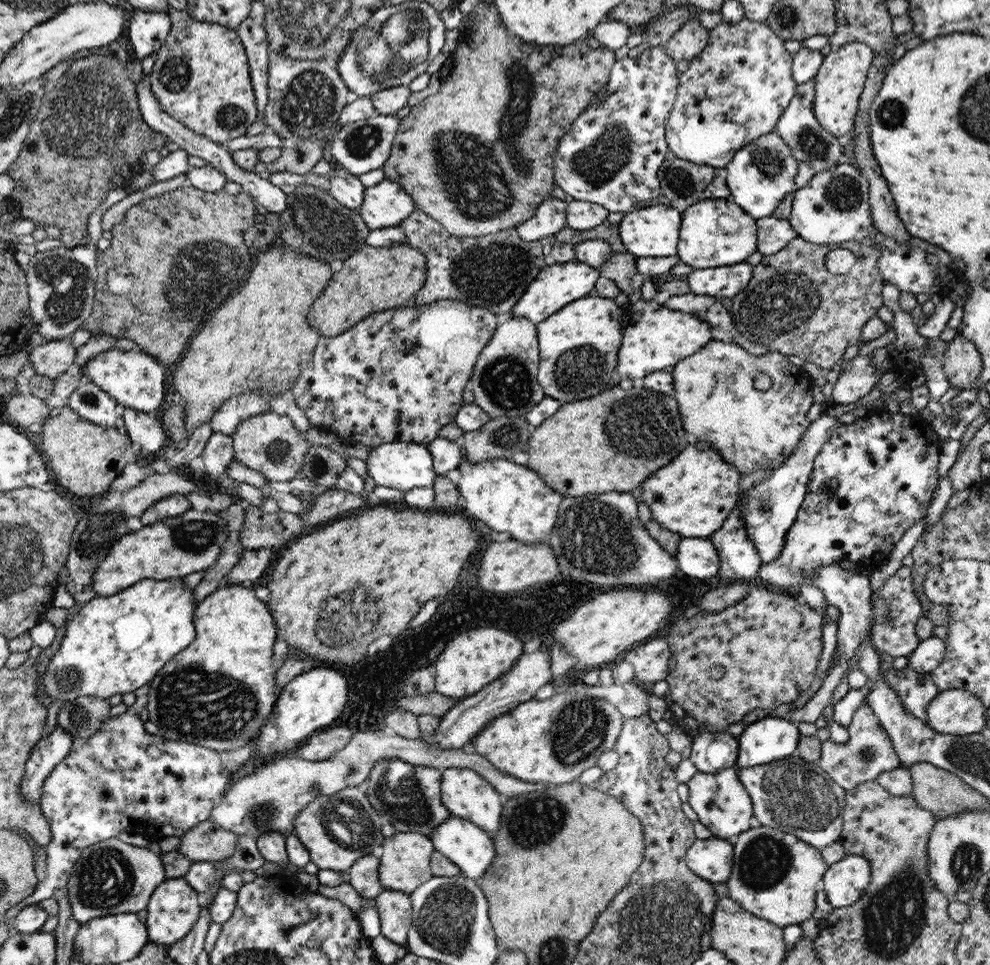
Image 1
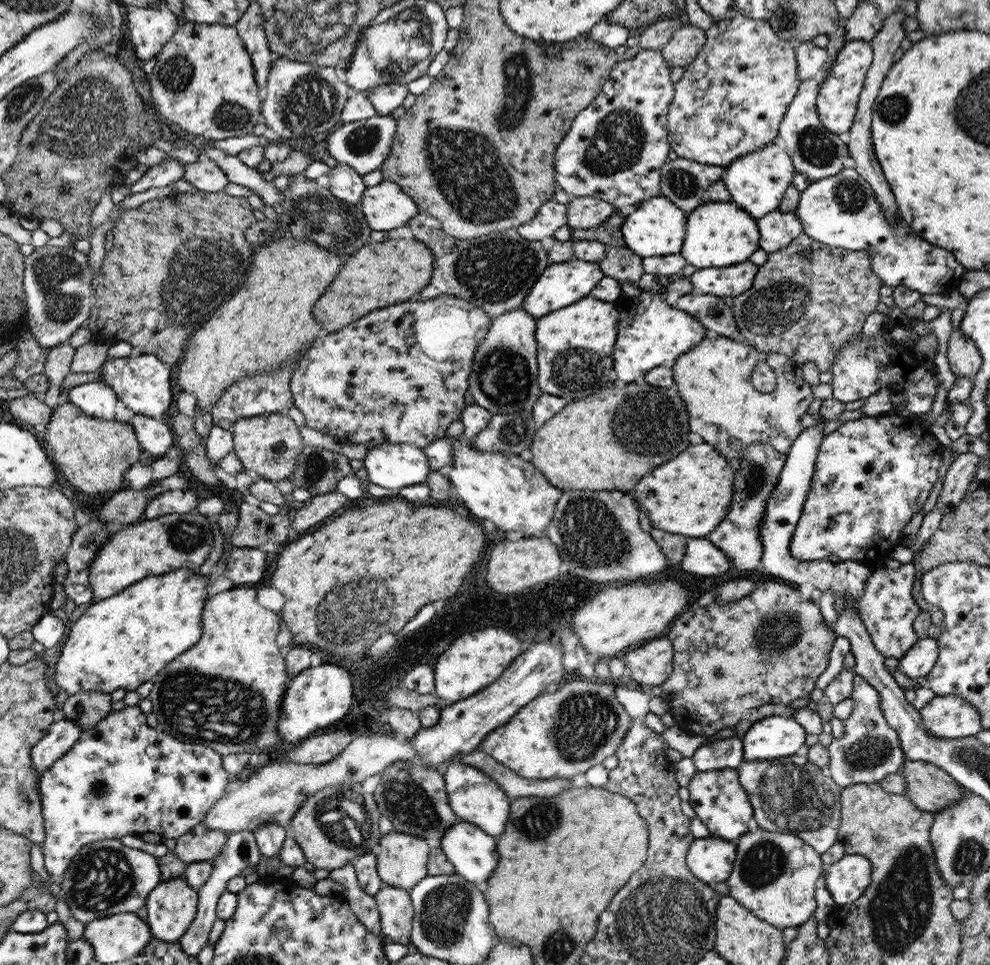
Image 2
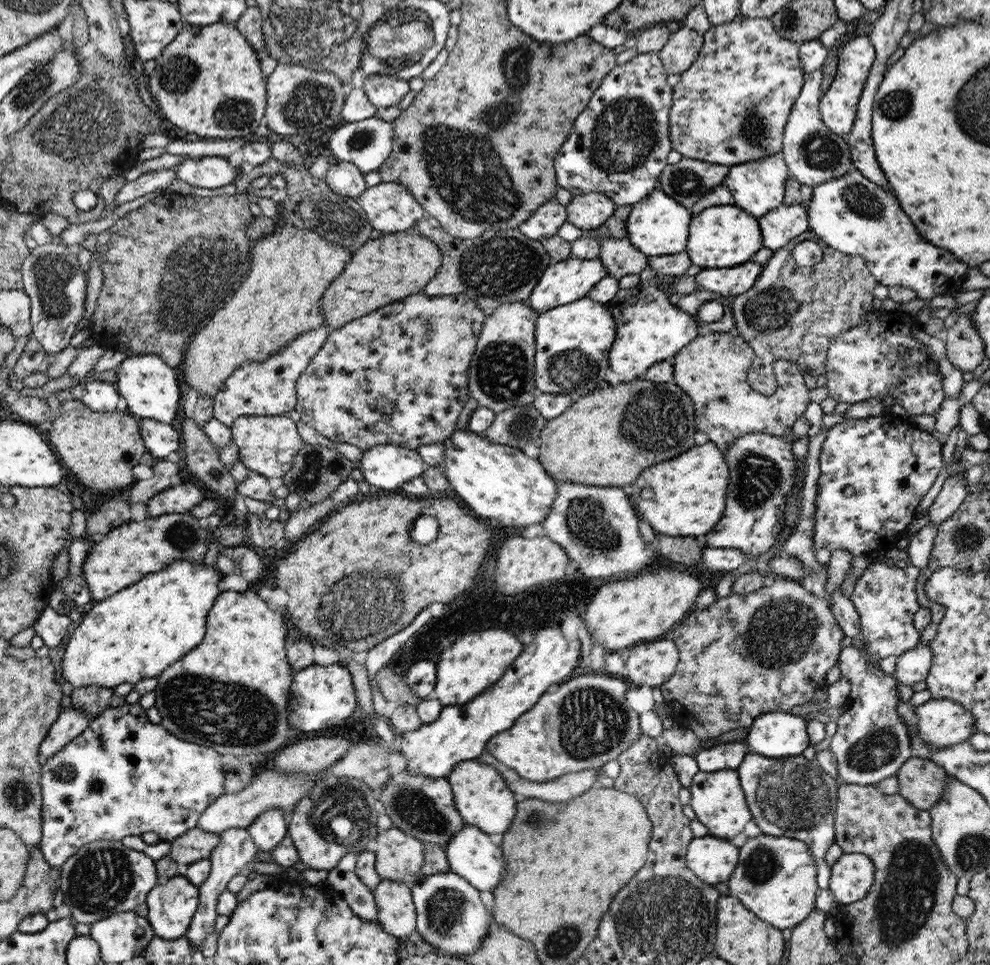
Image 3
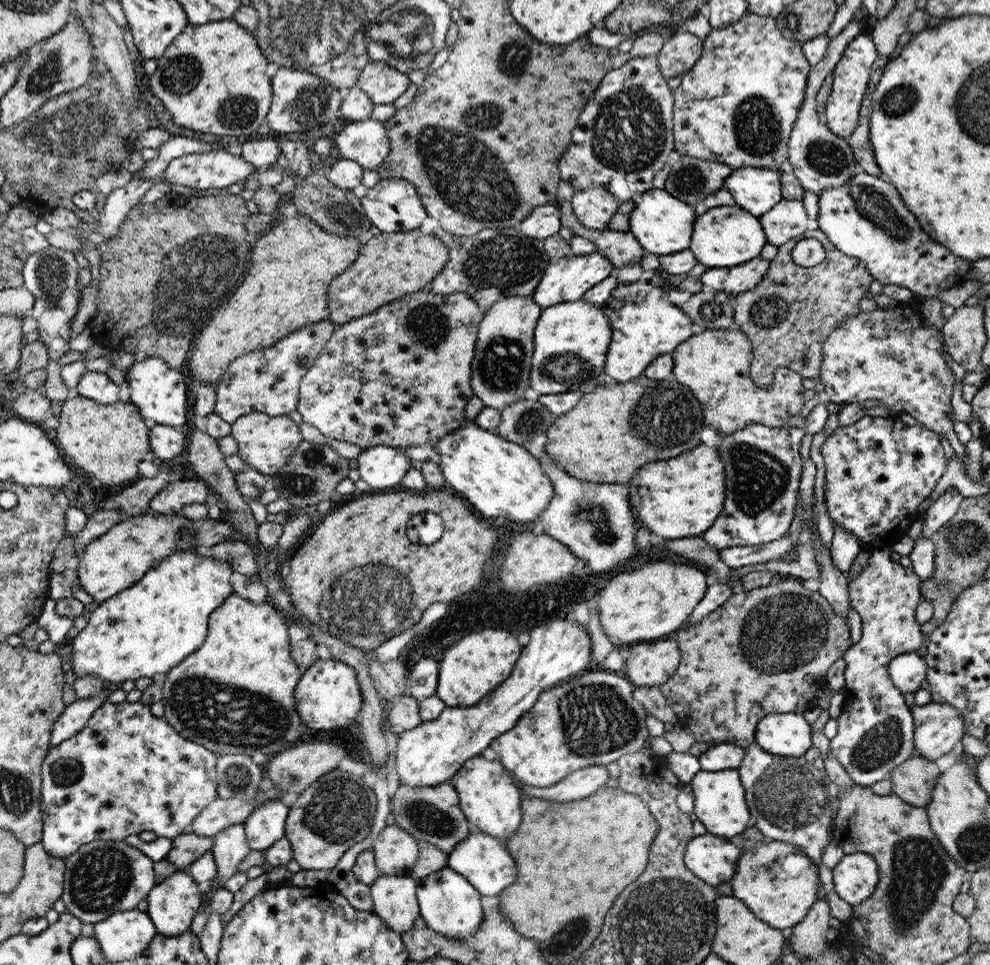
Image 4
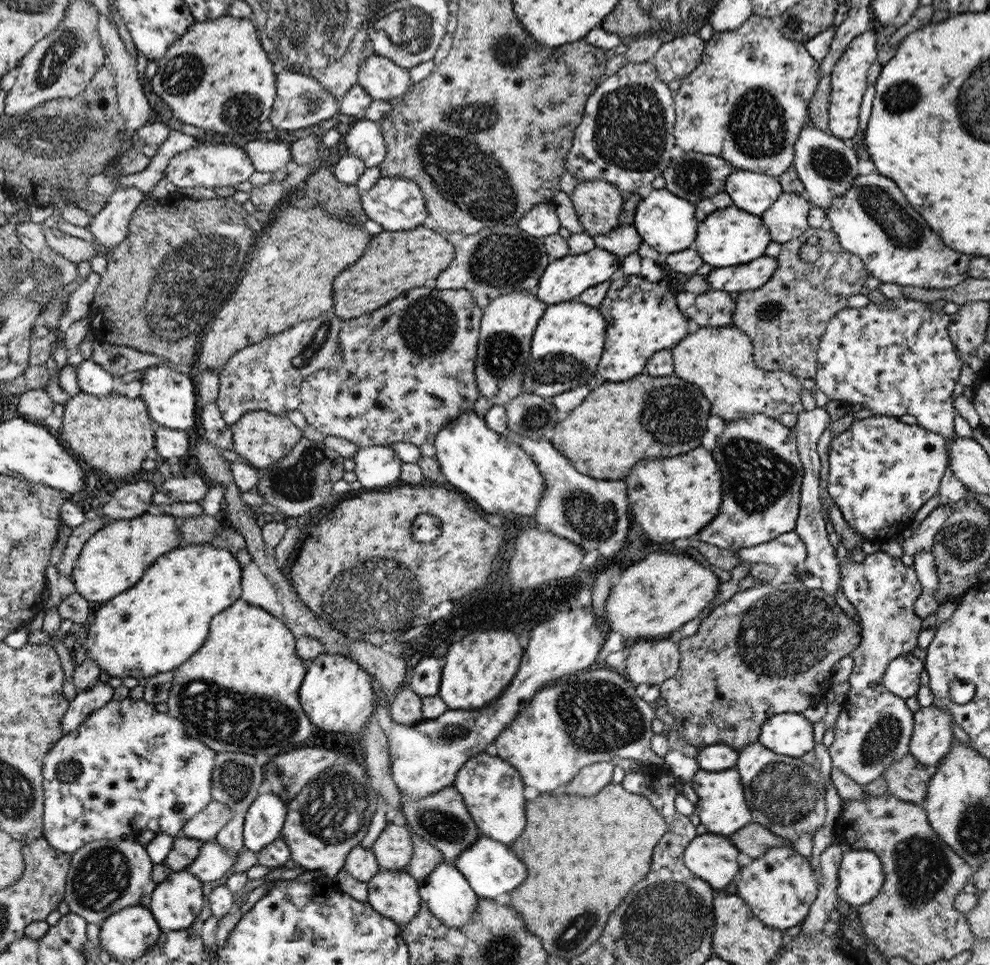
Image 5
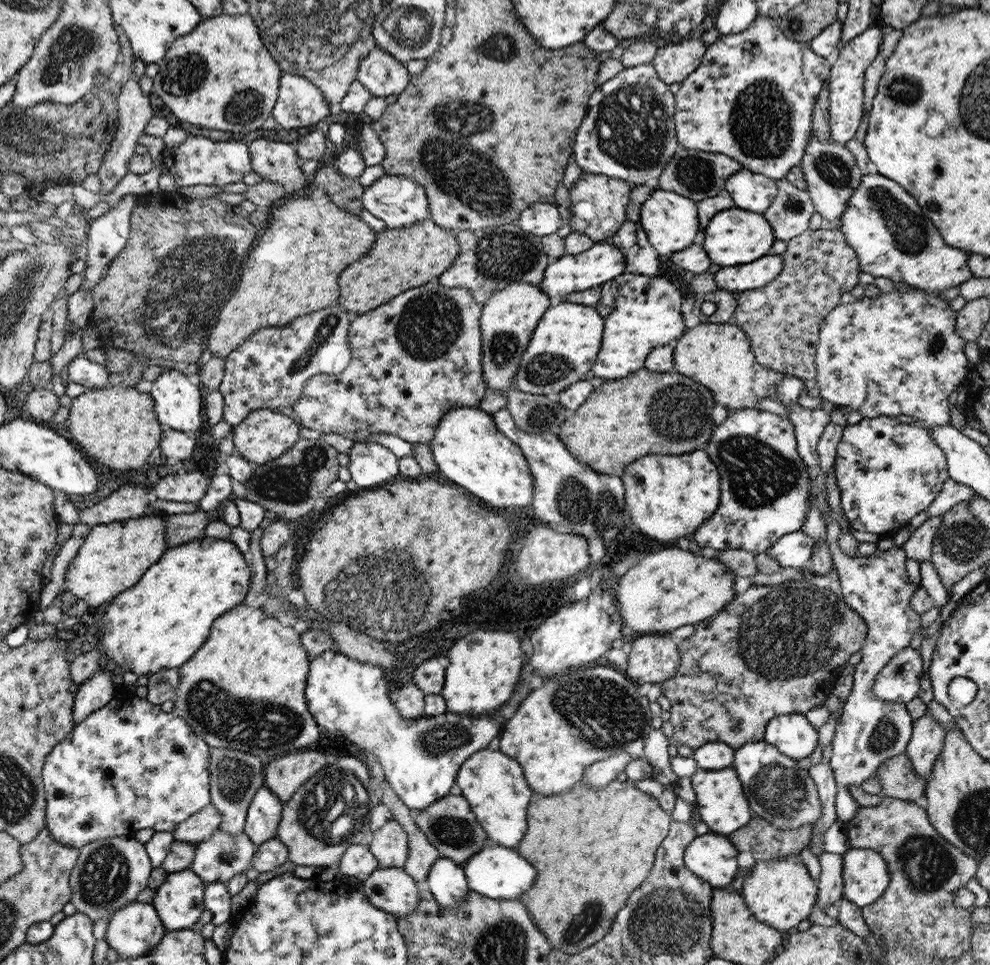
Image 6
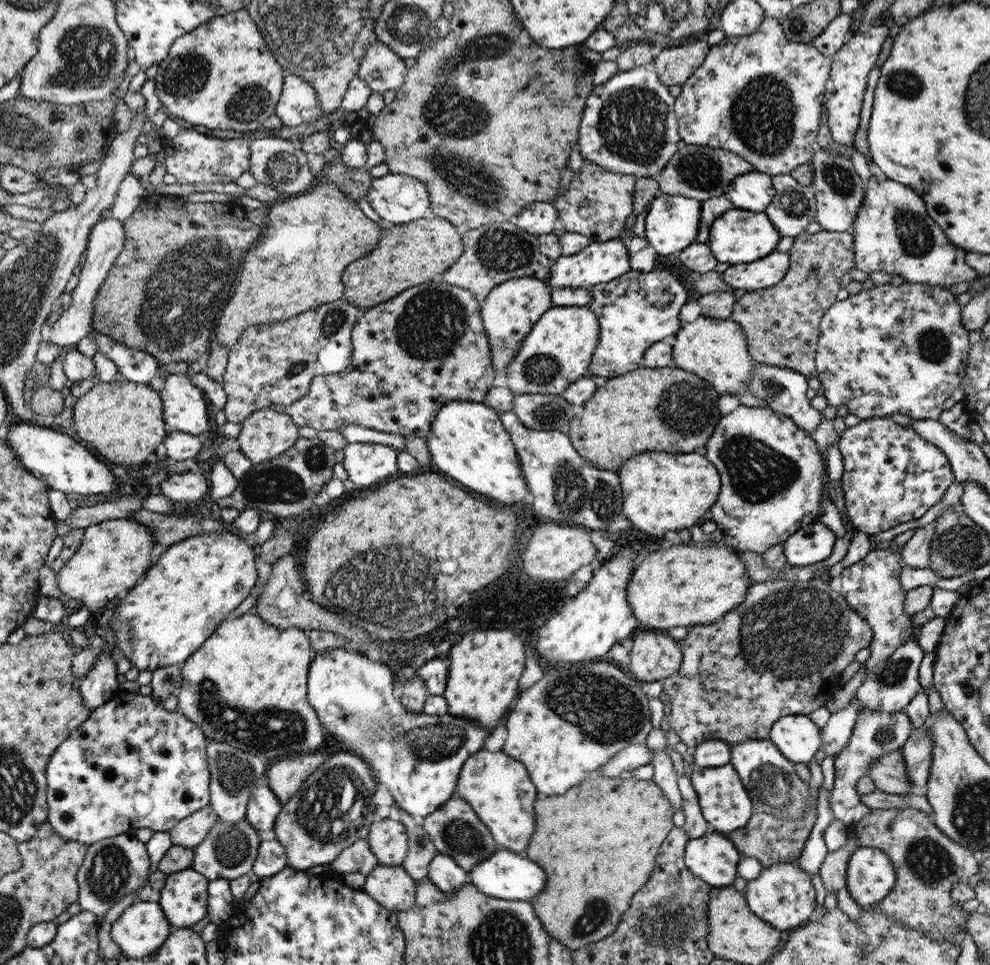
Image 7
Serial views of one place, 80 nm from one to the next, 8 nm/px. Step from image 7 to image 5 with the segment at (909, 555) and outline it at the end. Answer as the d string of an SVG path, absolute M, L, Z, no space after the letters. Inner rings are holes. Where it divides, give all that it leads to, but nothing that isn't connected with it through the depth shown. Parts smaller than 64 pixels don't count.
M954 504L938 505L915 529L909 538L900 542L903 554L914 556L922 551L930 551L940 527L948 520Z

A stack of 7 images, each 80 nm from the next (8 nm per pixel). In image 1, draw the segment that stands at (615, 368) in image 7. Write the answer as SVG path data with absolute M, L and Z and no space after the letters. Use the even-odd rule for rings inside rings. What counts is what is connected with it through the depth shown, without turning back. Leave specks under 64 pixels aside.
M640 300L622 310L622 342L617 357L620 380L638 380L657 370L671 370L673 366L704 348L712 340L711 328L702 320L676 310L670 310L653 300Z

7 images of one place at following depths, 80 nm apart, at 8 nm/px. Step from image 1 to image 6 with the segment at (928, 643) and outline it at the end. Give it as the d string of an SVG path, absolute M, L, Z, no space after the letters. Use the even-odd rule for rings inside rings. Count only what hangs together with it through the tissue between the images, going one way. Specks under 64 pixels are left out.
M909 646L901 650L877 674L872 692L886 702L910 702L920 692L923 662L916 649Z

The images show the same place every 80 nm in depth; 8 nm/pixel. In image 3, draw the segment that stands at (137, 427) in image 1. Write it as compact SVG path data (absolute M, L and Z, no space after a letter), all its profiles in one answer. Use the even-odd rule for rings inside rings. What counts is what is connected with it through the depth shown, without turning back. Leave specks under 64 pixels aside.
M141 419L140 423L143 424L142 435L152 456L166 460L166 456L180 446L178 432L172 426L148 419Z

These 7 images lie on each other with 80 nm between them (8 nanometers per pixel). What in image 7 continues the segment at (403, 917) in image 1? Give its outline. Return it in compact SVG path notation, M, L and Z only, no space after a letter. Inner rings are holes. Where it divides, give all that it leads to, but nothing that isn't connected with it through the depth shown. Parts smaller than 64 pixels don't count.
M379 864L366 875L362 888L387 910L406 911L415 905L418 882L411 877L403 865Z

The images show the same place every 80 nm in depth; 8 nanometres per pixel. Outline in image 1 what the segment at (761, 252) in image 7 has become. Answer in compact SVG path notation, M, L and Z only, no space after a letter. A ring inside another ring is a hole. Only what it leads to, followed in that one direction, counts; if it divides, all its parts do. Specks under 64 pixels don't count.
M703 198L683 210L677 255L693 270L740 264L756 251L756 219L730 198Z

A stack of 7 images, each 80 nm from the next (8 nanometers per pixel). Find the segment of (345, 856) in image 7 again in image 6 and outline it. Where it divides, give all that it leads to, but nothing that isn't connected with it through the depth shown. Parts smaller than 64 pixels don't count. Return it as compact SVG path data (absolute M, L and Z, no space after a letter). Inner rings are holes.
M351 845L343 854L334 876L354 876L363 882L379 868L379 859L372 854L368 846Z

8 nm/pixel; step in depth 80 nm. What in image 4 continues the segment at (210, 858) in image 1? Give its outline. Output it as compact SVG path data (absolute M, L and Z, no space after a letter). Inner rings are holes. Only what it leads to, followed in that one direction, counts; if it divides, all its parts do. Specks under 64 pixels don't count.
M188 832L180 834L179 837L171 840L172 849L166 859L178 870L185 870L189 864L211 850L213 843L212 837L196 836Z

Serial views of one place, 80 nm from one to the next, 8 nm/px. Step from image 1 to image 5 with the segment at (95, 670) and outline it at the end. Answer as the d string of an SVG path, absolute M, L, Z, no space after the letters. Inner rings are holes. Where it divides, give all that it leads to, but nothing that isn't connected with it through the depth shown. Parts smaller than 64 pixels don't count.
M212 543L190 544L163 554L136 585L98 606L88 632L76 633L86 650L86 659L98 662L105 678L116 676L146 680L160 672L178 669L205 644L208 636L206 628L212 617L242 598L242 576L243 564L227 547L214 546Z

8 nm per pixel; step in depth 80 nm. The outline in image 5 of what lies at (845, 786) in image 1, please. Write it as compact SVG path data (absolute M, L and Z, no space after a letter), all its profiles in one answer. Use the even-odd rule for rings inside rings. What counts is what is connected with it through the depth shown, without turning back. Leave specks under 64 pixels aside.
M880 550L866 558L860 564L852 560L838 566L841 572L841 584L844 596L854 606L861 622L860 644L849 654L854 659L854 666L848 682L850 690L839 712L834 726L834 741L829 747L831 766L842 770L848 778L860 785L868 785L883 777L884 771L892 763L900 761L909 754L909 746L913 735L913 712L903 698L890 693L883 685L883 676L892 659L912 653L917 646L917 638L921 626L921 618L916 616L914 603L922 592L921 582L913 567L904 566L900 558Z

